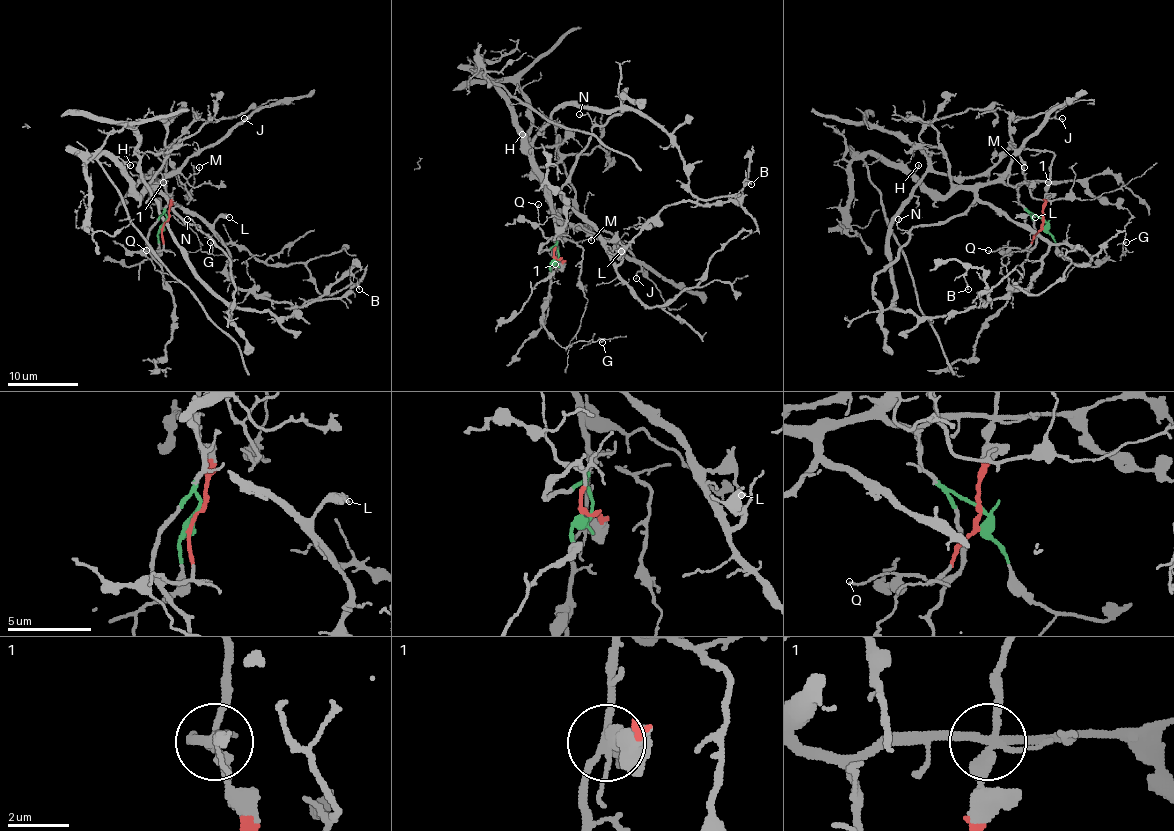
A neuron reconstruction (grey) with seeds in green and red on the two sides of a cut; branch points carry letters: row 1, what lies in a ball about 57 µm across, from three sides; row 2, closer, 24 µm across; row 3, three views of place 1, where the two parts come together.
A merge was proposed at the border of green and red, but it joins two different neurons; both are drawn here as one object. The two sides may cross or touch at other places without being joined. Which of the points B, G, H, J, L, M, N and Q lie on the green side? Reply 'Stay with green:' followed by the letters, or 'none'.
Stay with green: B, G, H, J, L, N

